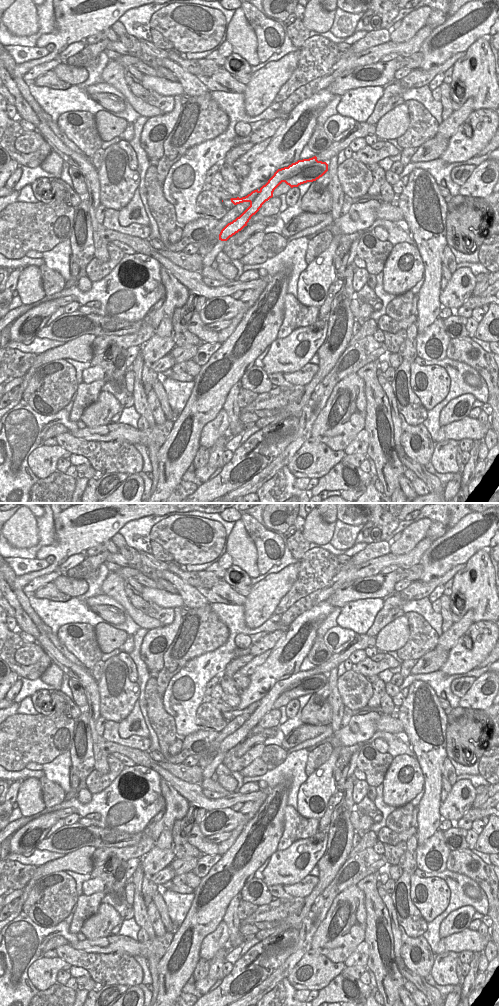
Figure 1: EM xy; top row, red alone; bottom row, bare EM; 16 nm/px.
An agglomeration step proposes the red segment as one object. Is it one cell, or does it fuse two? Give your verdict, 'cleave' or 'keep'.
cleave

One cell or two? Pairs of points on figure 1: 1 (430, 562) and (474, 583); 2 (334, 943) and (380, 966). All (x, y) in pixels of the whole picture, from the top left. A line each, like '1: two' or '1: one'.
1: two
2: two

